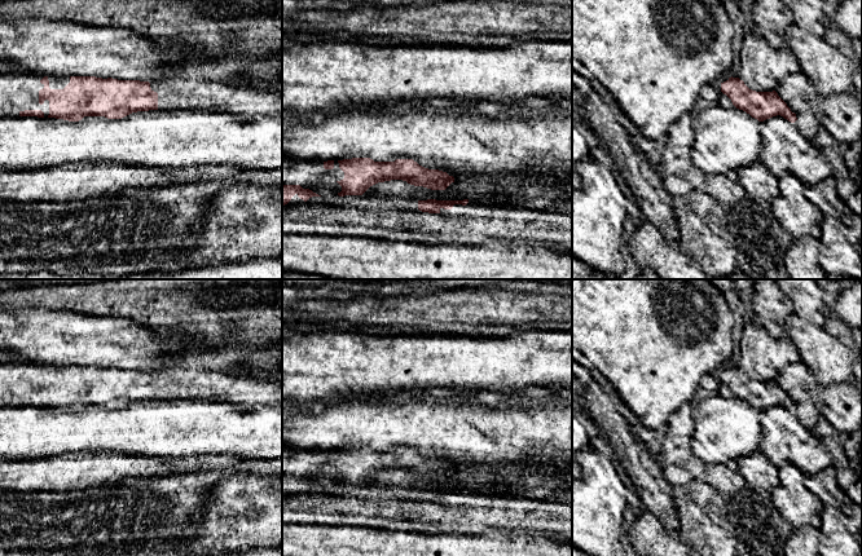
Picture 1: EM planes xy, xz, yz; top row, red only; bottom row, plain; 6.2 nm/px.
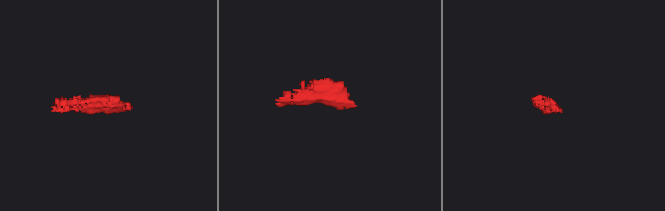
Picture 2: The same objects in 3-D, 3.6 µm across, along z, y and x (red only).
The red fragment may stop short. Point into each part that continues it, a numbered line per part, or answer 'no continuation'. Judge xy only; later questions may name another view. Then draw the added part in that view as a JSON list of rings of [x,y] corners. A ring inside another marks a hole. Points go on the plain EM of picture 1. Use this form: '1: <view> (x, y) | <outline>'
1: xy (18, 380) | [[[9,362],[0,365],[0,407],[19,406],[25,400],[41,400],[44,407],[49,405],[49,390],[39,393],[39,380],[43,365],[30,362]]]
2: xy (174, 383) | [[[159,369],[150,372],[158,383],[158,400],[215,400],[246,406],[282,402],[282,380],[258,379],[221,371]]]

